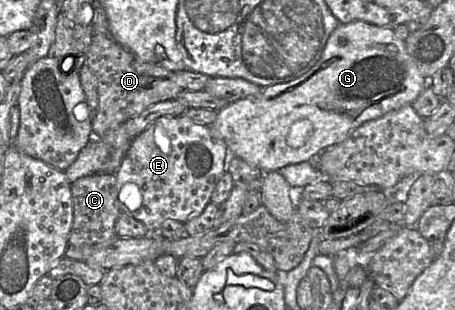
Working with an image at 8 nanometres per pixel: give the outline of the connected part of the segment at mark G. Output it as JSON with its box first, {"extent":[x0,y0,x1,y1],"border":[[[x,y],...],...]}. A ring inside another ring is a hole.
{"extent":[210,21,429,172],"border":[[[365,21],[340,23],[329,36],[316,65],[305,75],[229,103],[217,112],[210,127],[225,142],[230,156],[238,157],[264,172],[278,172],[288,165],[313,160],[327,148],[346,140],[364,123],[412,104],[428,85],[429,81],[408,53],[405,40],[398,38],[393,28]]]}

